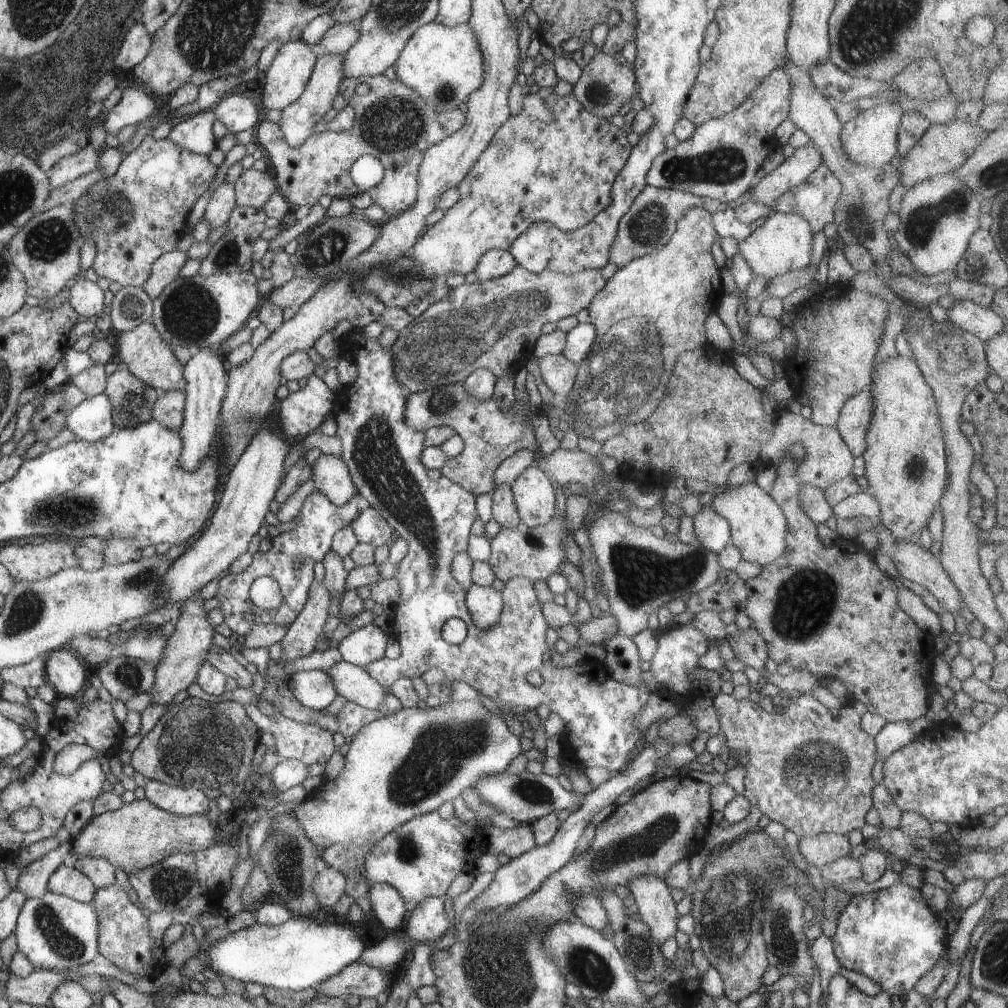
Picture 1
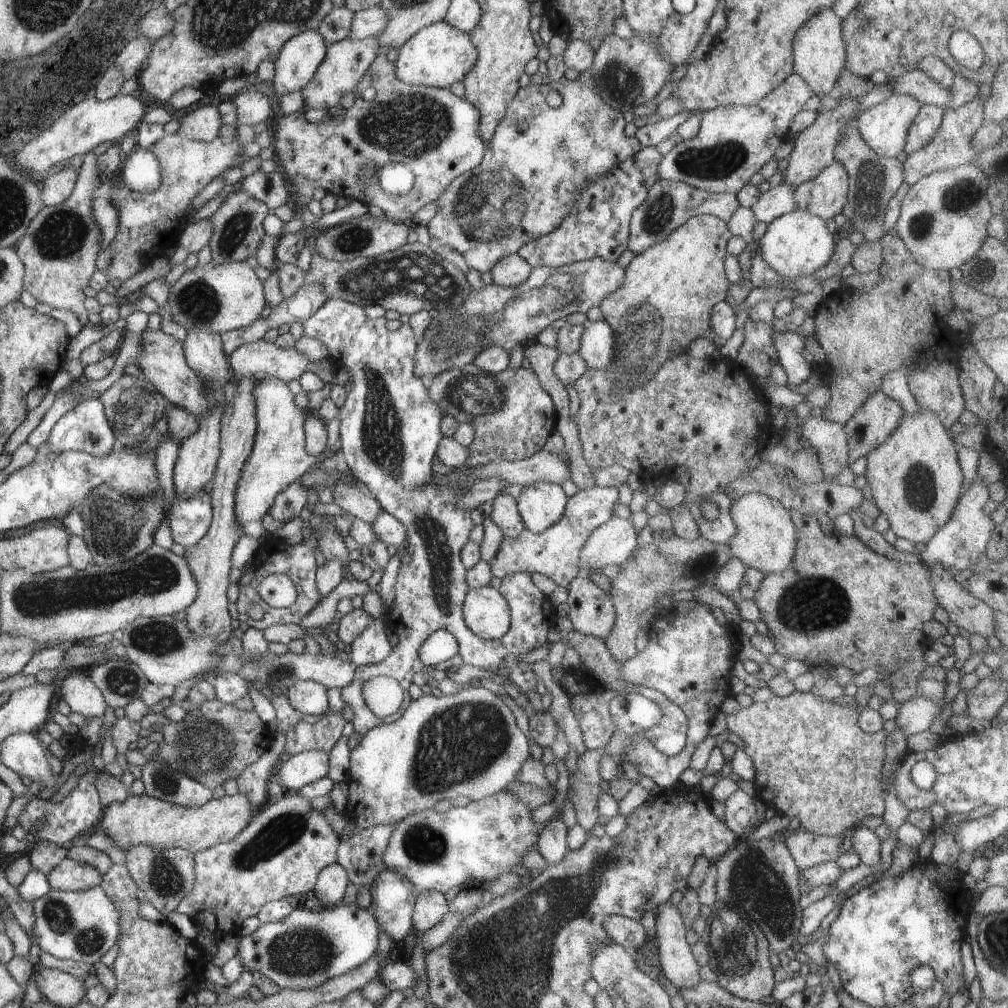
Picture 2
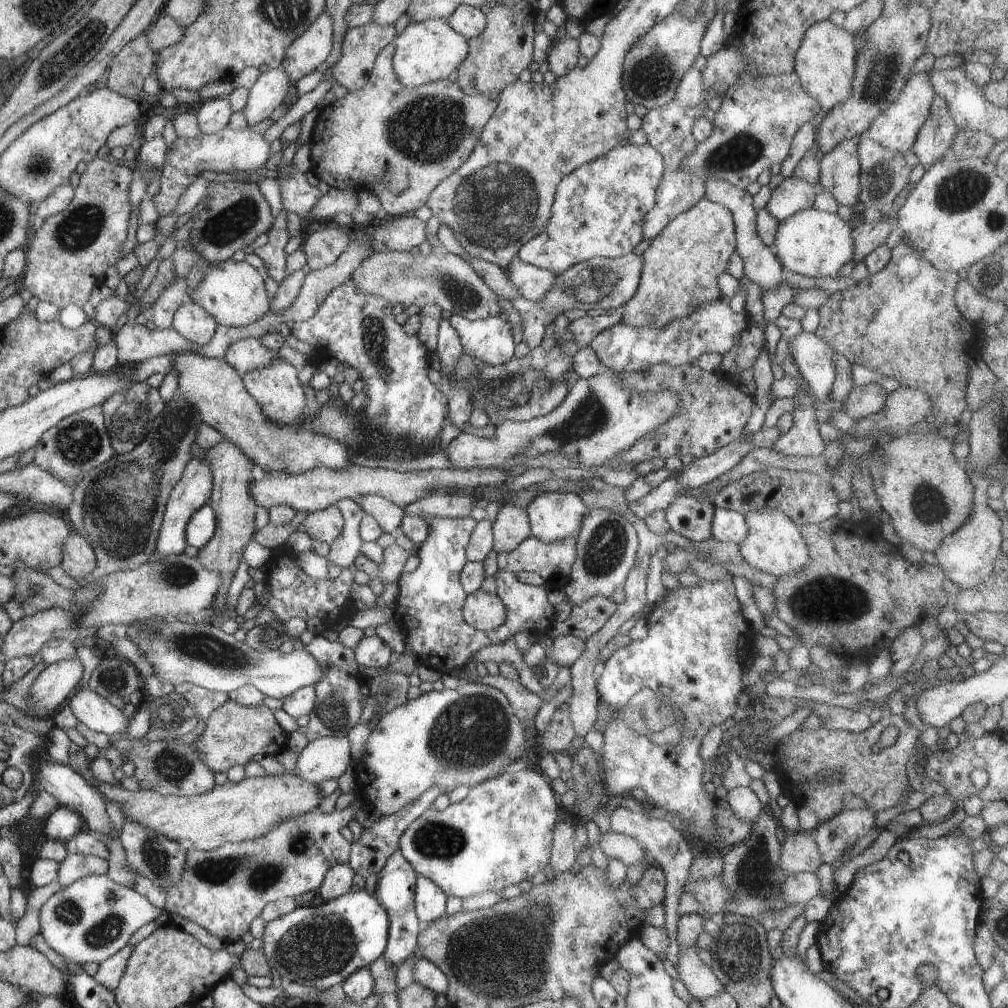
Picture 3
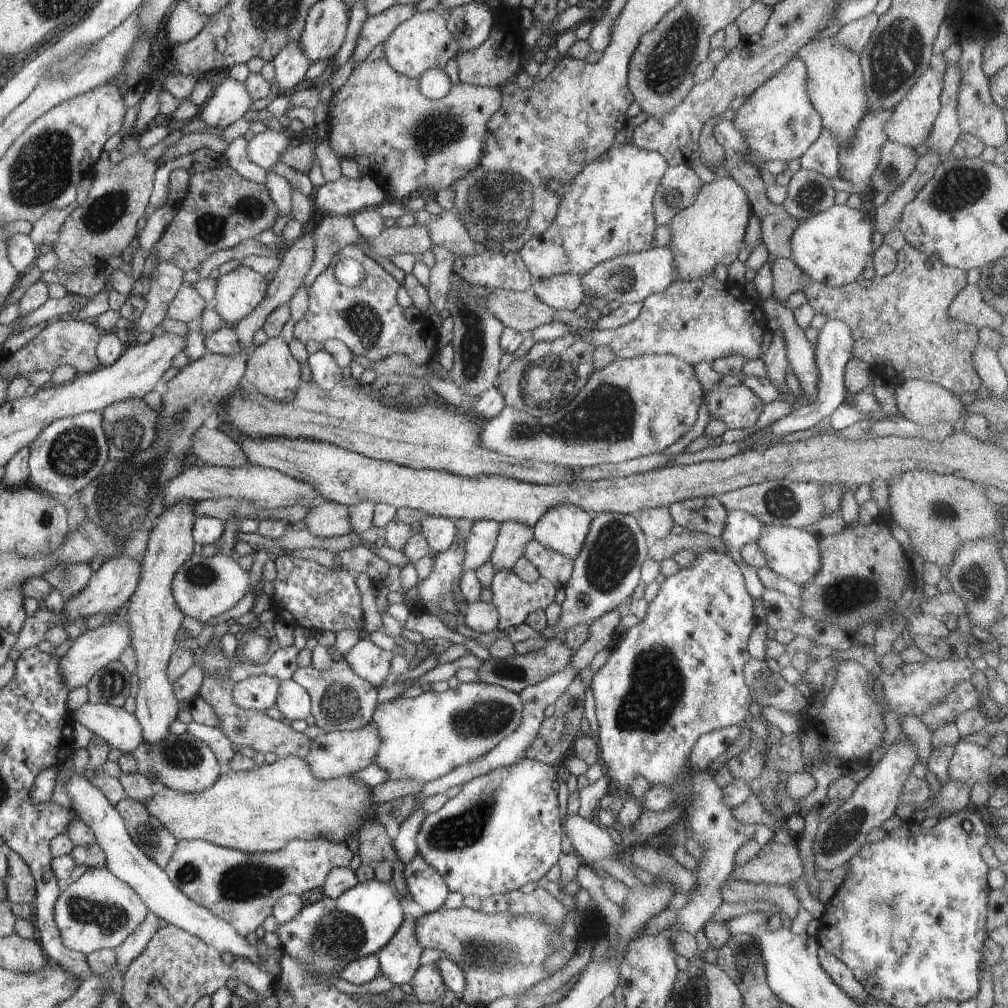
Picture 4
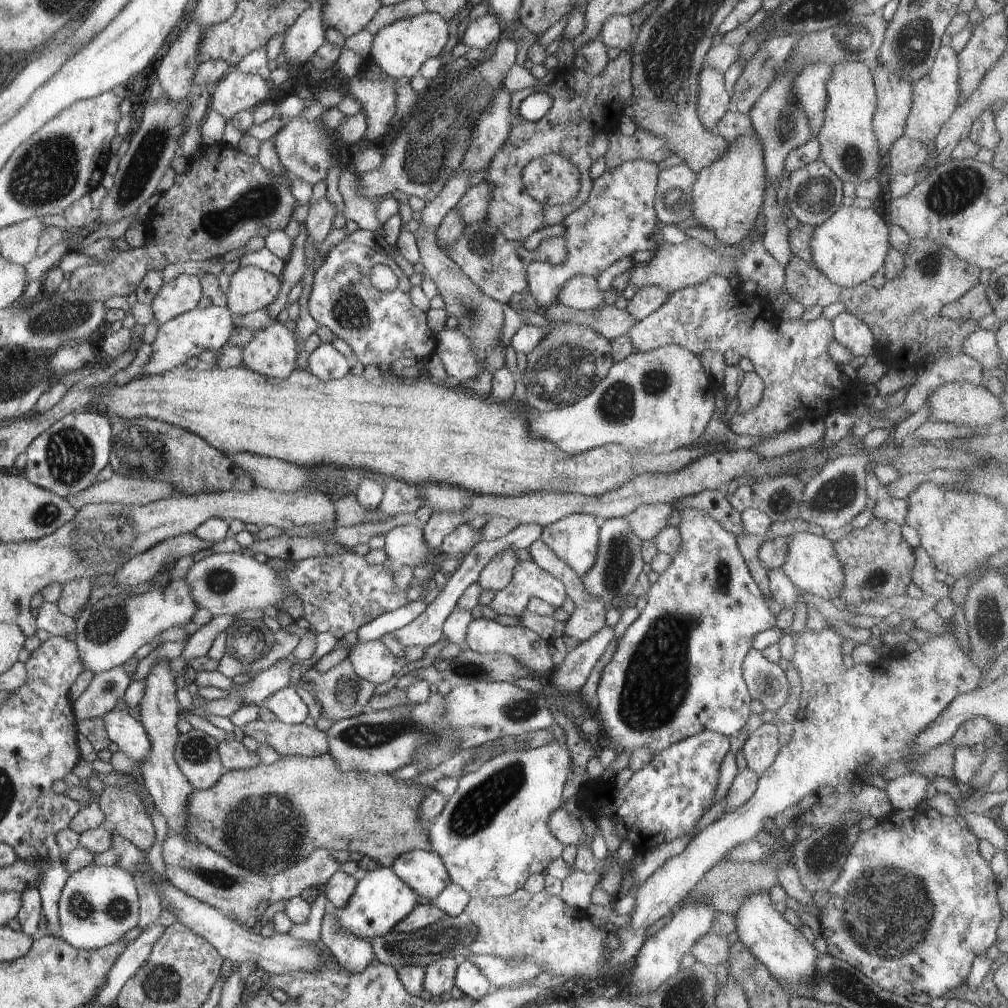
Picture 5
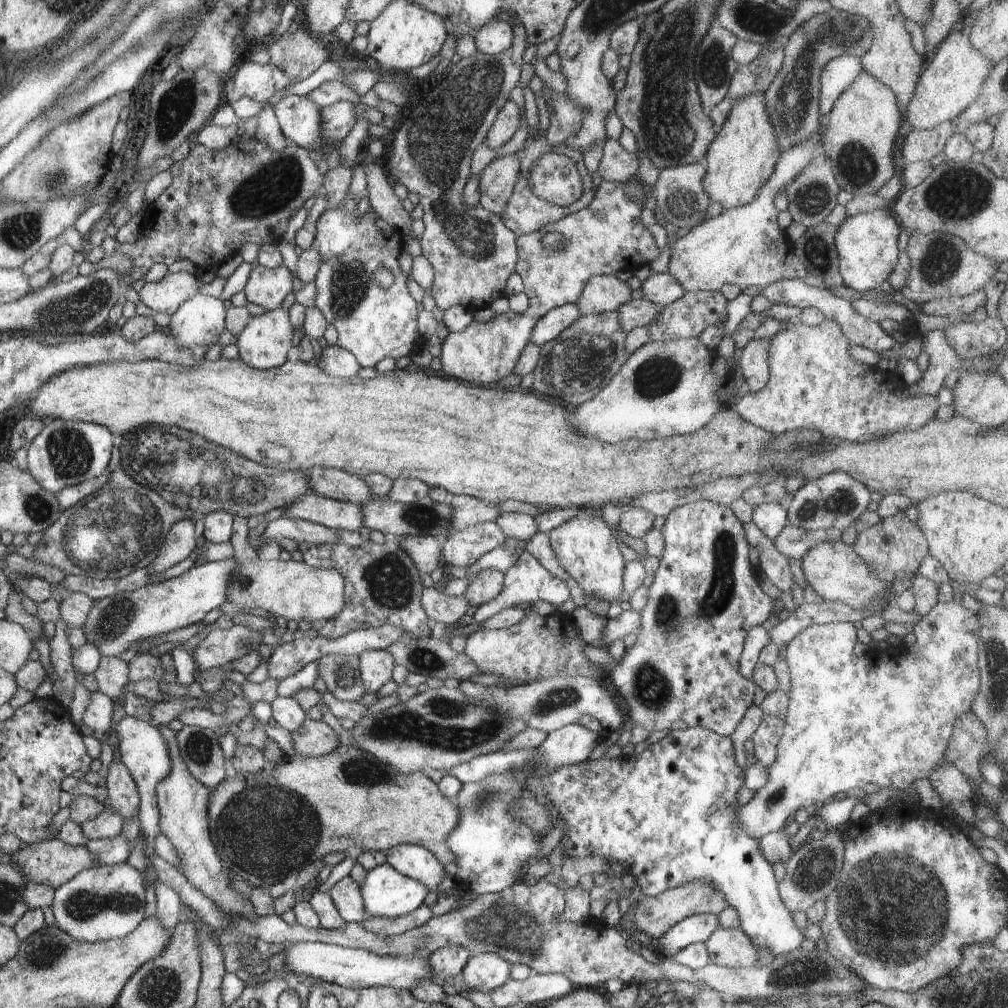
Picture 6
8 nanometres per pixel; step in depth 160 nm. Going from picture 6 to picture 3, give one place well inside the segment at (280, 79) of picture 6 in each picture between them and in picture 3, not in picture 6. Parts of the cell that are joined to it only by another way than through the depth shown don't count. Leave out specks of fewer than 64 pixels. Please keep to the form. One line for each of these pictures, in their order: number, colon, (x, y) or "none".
3: (213, 116)
4: (230, 101)
5: (237, 91)

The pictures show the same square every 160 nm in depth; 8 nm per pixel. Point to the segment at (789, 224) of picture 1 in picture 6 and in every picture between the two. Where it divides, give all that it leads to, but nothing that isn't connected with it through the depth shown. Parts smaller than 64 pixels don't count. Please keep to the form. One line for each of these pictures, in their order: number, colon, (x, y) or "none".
2: (795, 244)
3: (813, 243)
4: (833, 246)
5: (849, 248)
6: (867, 245)

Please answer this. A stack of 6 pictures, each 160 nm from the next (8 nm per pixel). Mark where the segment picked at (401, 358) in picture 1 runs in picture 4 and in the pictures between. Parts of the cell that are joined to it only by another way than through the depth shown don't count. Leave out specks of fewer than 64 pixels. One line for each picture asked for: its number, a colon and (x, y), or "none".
2: (505, 317)
3: (605, 283)
4: (630, 278)

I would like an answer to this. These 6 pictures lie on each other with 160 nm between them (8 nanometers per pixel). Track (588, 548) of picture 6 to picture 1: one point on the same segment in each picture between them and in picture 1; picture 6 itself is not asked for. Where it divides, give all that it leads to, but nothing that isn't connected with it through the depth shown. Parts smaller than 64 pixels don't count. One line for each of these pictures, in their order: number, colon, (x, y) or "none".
1: (534, 496)
2: (541, 504)
3: (554, 516)
4: (564, 527)
5: (574, 538)

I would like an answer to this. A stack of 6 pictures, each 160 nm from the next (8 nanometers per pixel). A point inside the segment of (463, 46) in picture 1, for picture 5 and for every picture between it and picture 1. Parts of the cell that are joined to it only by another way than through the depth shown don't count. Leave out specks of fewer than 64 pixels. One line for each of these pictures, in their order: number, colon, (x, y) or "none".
2: (439, 55)
3: (428, 51)
4: (423, 42)
5: (400, 49)

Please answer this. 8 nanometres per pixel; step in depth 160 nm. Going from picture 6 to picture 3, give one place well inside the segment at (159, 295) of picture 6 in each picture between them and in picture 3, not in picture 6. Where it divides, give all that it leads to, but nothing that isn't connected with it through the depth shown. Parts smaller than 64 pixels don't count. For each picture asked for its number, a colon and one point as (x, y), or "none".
3: (193, 322)
4: (188, 305)
5: (181, 295)

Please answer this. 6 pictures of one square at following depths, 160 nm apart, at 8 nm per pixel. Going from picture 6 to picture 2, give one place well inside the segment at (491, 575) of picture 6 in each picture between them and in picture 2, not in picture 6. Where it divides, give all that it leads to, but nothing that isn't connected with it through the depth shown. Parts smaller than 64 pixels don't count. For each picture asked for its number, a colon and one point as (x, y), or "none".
2: (504, 513)
3: (512, 527)
4: (513, 536)
5: (498, 572)

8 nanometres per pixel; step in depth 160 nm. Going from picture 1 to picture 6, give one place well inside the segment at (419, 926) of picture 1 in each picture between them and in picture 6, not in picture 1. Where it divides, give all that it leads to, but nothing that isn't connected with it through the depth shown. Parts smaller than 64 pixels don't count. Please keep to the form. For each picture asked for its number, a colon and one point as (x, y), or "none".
2: (430, 907)
3: (430, 902)
4: (427, 888)
5: (423, 871)
6: (416, 862)

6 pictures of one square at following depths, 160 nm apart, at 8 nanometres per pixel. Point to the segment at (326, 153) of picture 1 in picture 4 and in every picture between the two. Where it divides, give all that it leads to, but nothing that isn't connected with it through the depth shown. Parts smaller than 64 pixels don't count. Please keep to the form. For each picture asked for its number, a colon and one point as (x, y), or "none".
2: (433, 131)
3: (432, 129)
4: (415, 146)

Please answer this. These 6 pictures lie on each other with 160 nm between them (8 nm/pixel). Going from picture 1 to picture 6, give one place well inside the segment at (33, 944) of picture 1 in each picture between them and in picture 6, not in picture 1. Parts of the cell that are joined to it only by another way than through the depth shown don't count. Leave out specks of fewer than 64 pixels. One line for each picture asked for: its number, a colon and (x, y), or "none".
2: (80, 925)
3: (92, 919)
4: (98, 910)
5: (98, 905)
6: (106, 902)

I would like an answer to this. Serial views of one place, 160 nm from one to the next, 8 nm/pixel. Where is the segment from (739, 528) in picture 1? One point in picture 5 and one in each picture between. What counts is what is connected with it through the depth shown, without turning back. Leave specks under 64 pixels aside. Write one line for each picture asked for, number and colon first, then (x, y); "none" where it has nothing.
2: (766, 538)
3: (774, 544)
4: (791, 552)
5: (811, 564)

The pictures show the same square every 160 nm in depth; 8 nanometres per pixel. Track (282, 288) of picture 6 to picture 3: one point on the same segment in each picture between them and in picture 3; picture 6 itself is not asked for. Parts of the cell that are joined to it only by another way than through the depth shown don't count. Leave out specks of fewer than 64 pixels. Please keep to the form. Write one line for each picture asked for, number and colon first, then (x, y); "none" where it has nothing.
3: (233, 292)
4: (239, 292)
5: (250, 289)

